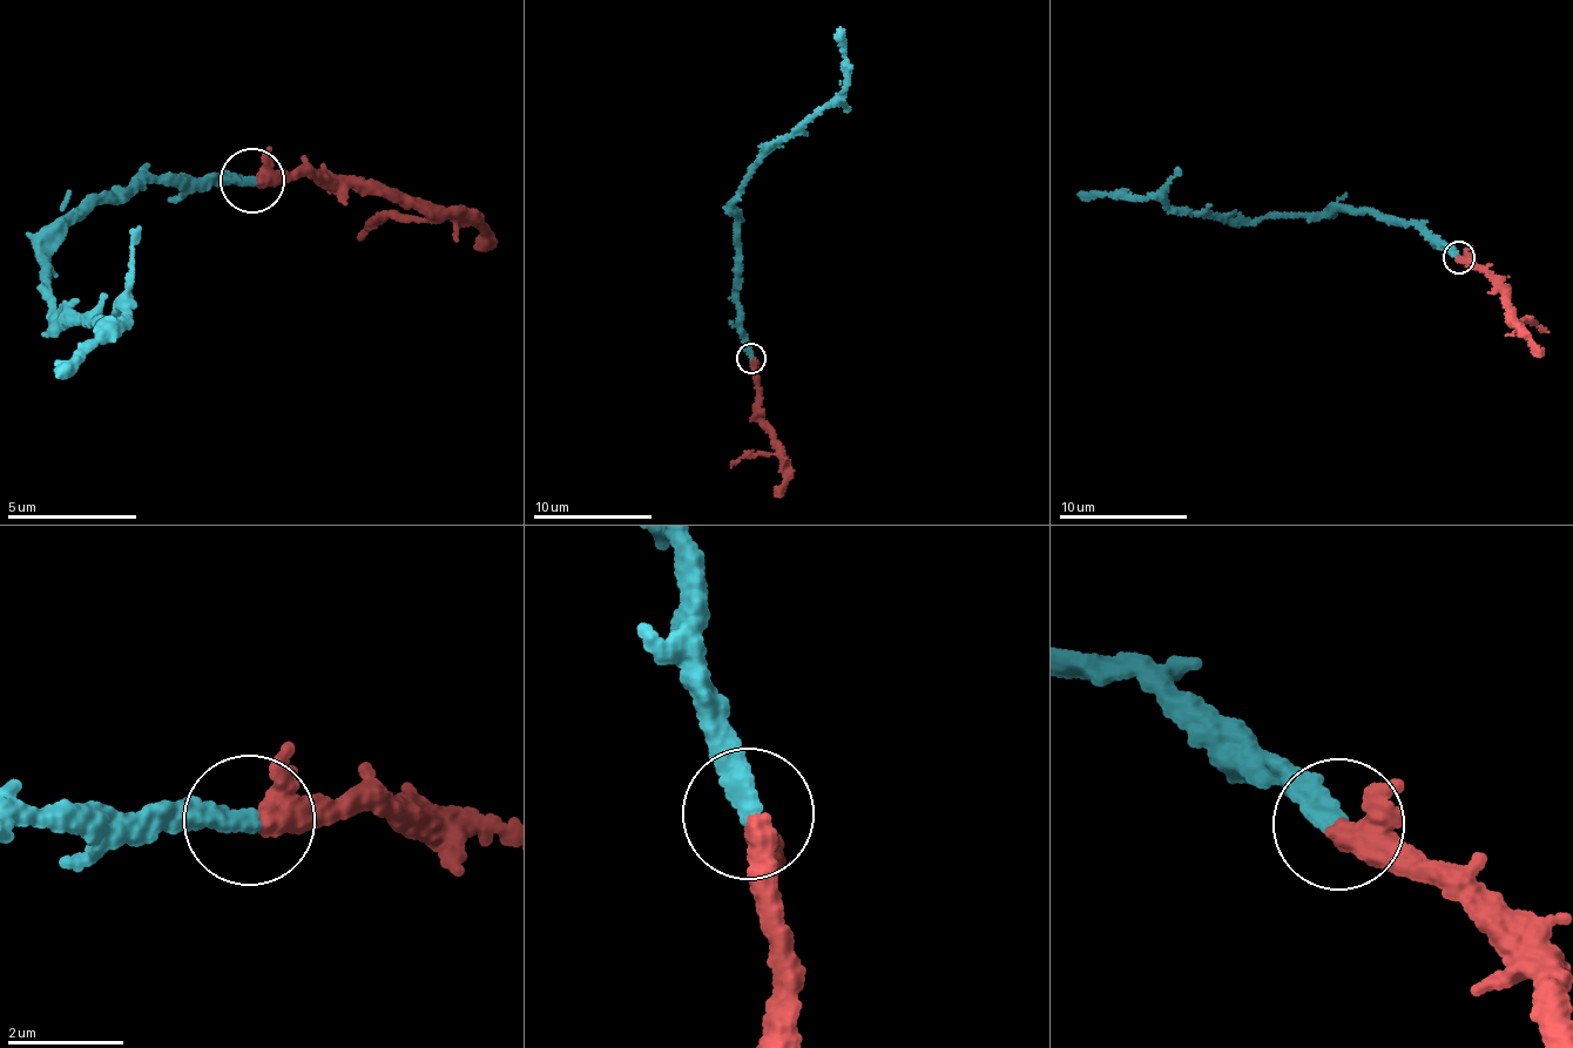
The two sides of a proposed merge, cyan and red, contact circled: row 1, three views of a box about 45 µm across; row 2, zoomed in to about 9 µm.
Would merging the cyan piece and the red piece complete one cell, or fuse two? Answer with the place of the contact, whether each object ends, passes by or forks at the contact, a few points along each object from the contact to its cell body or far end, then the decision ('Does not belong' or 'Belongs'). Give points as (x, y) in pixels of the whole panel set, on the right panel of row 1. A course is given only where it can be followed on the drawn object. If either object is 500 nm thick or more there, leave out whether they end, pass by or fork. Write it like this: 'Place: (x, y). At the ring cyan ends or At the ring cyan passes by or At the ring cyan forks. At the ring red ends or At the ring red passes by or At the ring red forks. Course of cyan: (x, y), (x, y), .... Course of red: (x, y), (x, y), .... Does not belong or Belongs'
Place: (1458, 257). At the ring cyan ends. At the ring red passes by. Course of cyan: (1457, 257), (1425, 238), (1418, 225), (1335, 207), (1247, 222), (1234, 214), (1182, 214), (1143, 196), (1078, 194). Course of red: (1457, 257), (1497, 277), (1511, 322), (1524, 318), (1548, 332). Belongs

